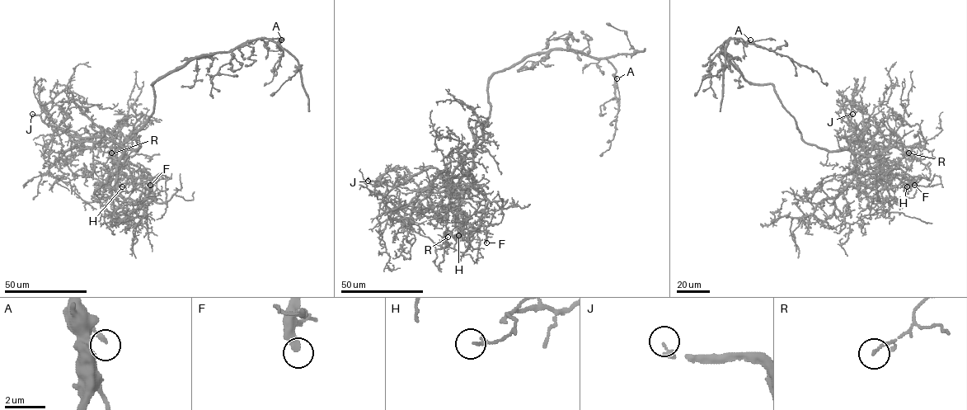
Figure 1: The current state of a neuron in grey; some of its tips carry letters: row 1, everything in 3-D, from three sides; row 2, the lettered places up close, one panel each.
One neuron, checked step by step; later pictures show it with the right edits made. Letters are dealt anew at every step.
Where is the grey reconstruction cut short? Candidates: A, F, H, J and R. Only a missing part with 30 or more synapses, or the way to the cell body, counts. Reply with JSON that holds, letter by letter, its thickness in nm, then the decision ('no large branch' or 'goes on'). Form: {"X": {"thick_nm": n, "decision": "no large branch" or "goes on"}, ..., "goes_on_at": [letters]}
{"A": {"thick_nm": 220, "decision": "no large branch"}, "F": {"thick_nm": 300, "decision": "goes on"}, "H": {"thick_nm": 150, "decision": "no large branch"}, "J": {"thick_nm": 200, "decision": "goes on"}, "R": {"thick_nm": 130, "decision": "no large branch"}, "goes_on_at": ["F", "J"]}

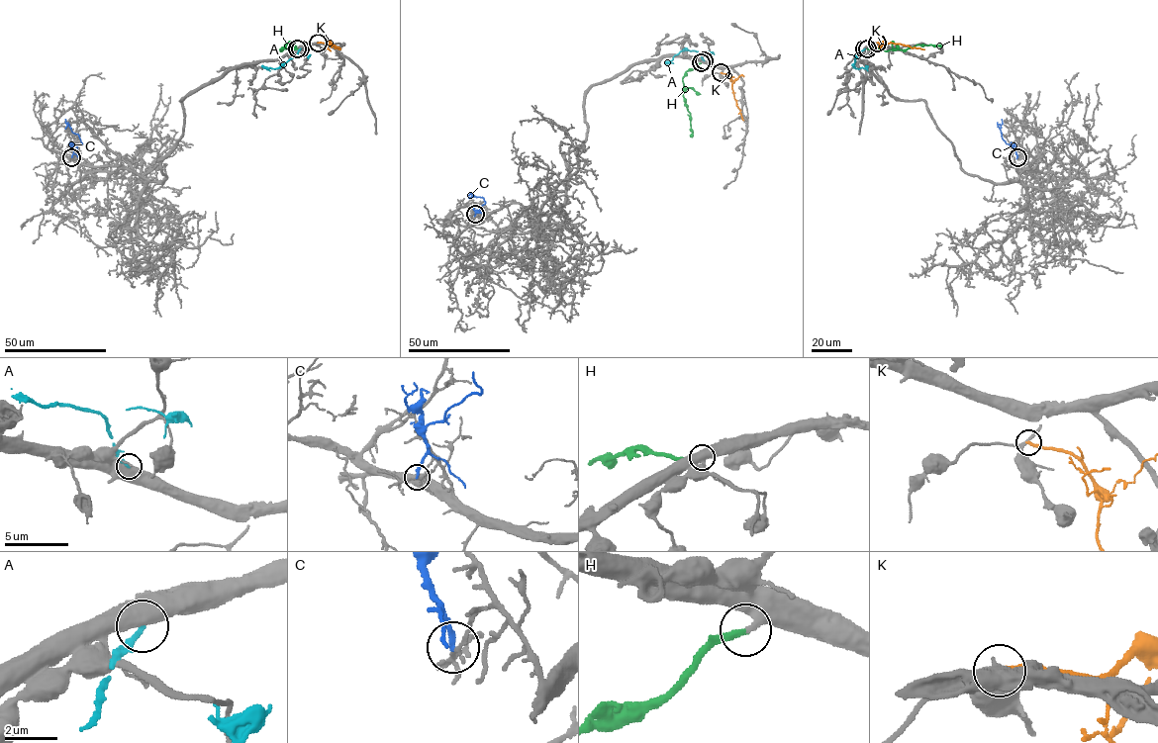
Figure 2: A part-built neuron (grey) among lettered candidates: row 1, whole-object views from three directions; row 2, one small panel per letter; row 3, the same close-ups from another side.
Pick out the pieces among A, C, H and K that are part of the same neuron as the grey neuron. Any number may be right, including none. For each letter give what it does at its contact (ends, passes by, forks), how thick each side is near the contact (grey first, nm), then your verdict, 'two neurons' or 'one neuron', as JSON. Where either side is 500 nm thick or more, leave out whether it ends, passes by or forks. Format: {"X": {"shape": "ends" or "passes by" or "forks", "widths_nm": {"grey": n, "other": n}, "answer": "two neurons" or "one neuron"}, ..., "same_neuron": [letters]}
{"A": {"widths_nm": {"grey": 750, "other": 200}, "answer": "two neurons"}, "C": {"shape": "ends", "widths_nm": {"grey": 120, "other": 200}, "answer": "two neurons"}, "H": {"shape": "ends", "widths_nm": {"grey": 360, "other": 280}, "answer": "one neuron"}, "K": {"shape": "ends", "widths_nm": {"grey": 180, "other": 240}, "answer": "two neurons"}, "same_neuron": ["H"]}

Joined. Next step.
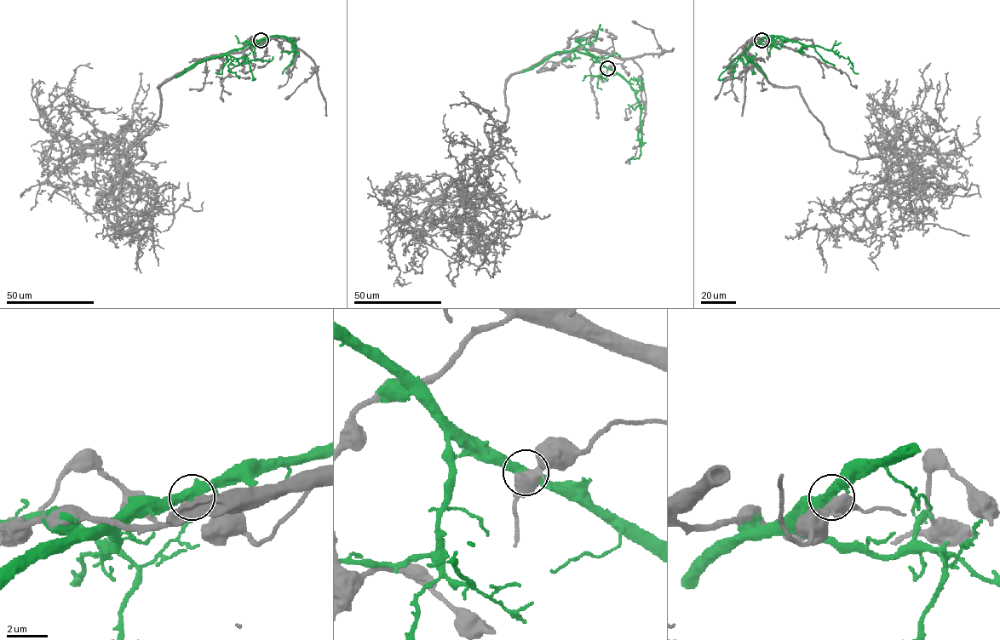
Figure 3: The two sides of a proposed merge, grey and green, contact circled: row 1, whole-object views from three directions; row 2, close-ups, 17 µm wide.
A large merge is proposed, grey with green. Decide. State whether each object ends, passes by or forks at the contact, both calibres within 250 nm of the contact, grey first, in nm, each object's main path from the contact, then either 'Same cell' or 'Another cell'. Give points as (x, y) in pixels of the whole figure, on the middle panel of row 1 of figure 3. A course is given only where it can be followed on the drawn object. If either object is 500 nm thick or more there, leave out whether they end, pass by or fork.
At the ring grey forks. At the ring green passes by. Thickness 460 nm (grey) against 440 nm. Course of grey: (607, 68), (624, 60), (571, 49), (514, 72), (489, 174), (441, 175), (390, 213), (439, 231). Course of green: (607, 68), (618, 73), (630, 85), (640, 107), (640, 156), (630, 159), (629, 164). Another cell

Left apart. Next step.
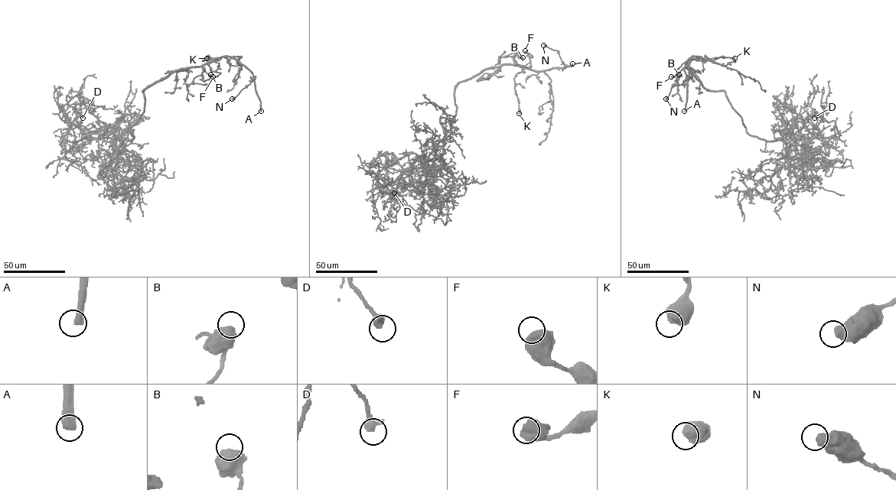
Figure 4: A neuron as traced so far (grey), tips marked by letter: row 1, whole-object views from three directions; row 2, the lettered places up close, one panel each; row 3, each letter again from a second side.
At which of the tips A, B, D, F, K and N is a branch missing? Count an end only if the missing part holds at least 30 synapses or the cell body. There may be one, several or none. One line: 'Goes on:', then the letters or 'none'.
Goes on: A

